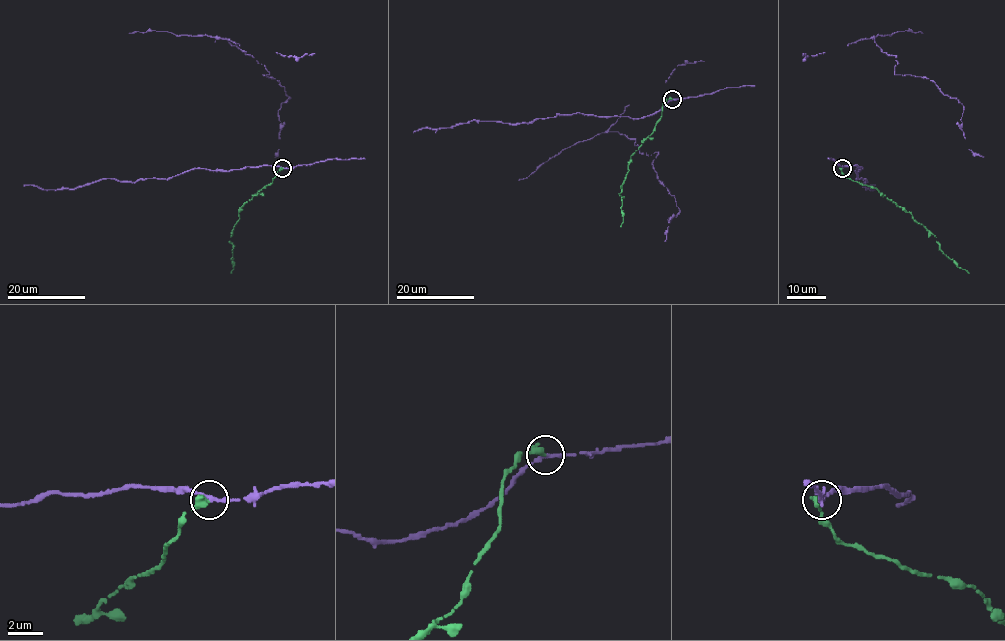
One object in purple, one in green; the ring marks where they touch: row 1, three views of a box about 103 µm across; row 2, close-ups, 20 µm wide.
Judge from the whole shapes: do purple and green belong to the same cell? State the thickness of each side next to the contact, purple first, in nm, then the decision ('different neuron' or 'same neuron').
calibres 240 and 440 nm; different neuron

